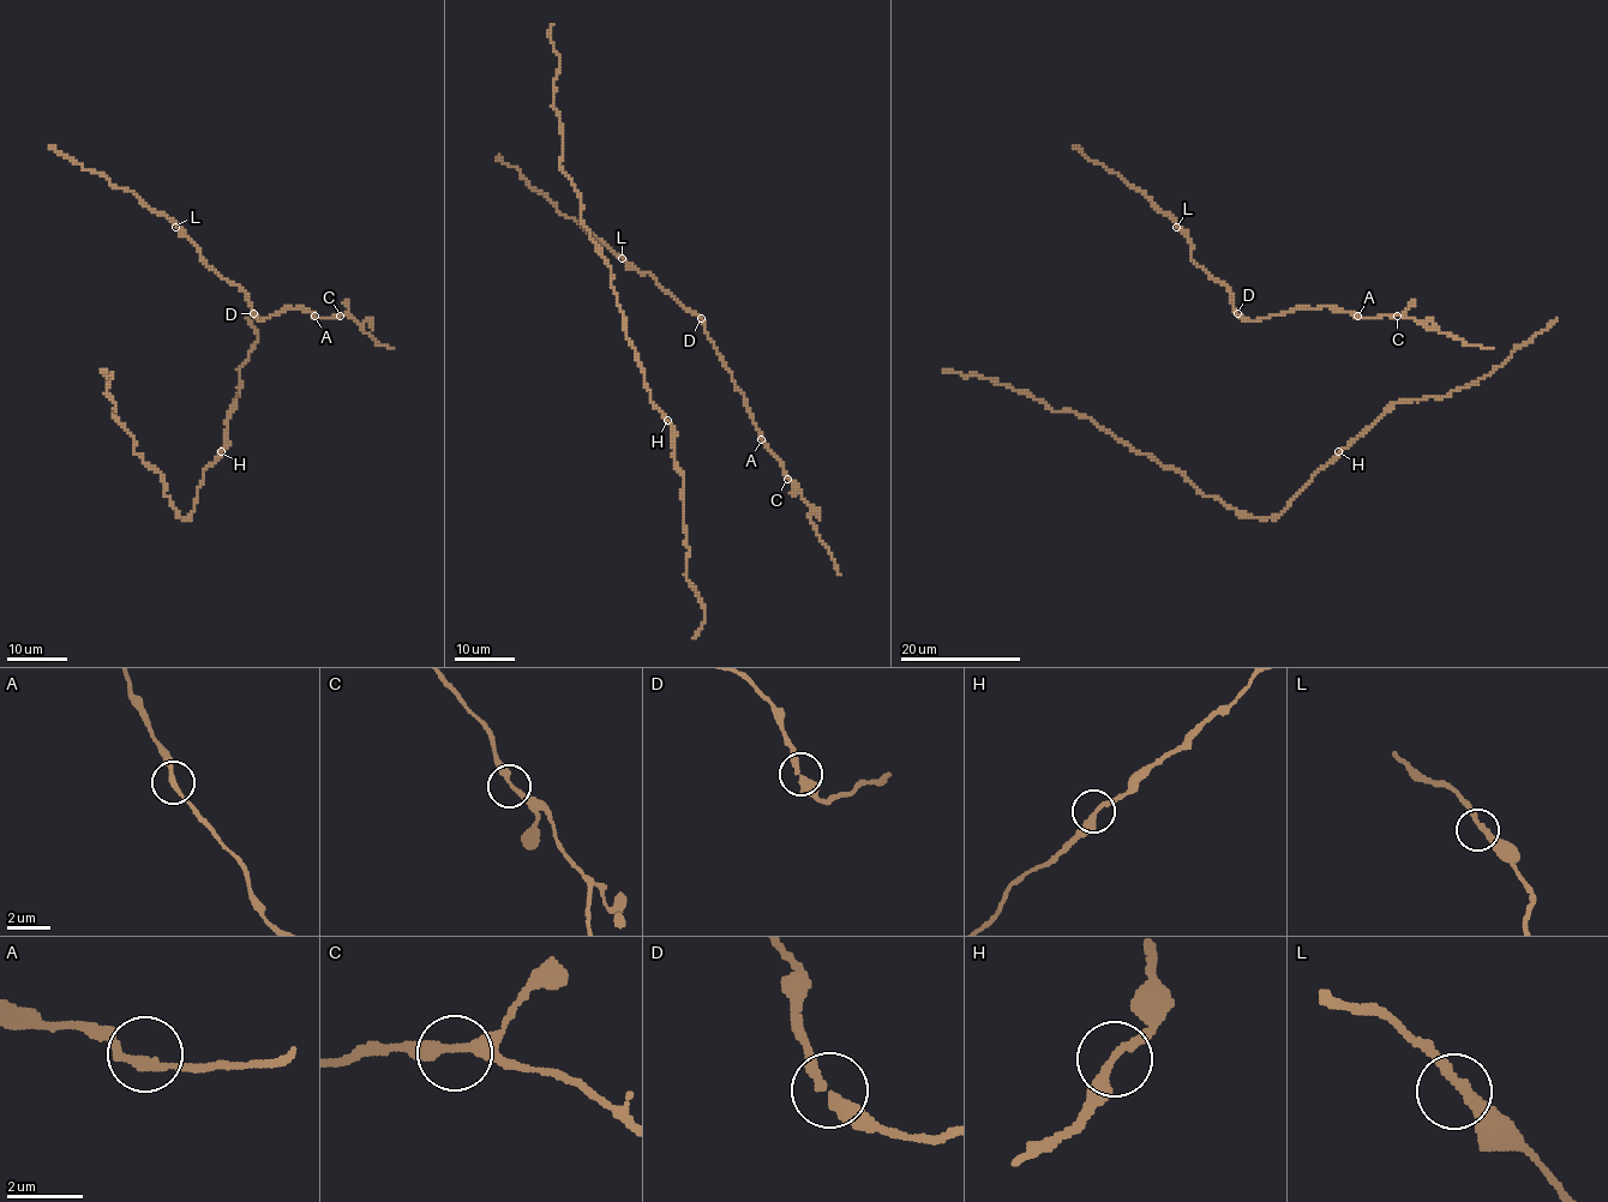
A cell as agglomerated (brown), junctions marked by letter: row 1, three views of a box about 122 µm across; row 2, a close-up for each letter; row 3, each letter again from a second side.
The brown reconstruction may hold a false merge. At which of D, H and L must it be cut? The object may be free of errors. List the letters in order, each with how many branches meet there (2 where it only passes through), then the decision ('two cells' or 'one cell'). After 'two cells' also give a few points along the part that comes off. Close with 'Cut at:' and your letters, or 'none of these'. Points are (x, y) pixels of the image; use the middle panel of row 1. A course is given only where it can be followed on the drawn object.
D: 2 branches meet; one cell
H: 2 branches meet; one cell
L: 2 branches meet; one cell
Cut at: none of these

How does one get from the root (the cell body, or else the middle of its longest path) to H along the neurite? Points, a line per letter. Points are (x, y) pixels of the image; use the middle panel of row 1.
H: (683, 479), (673, 457), (673, 428), (667, 420)

